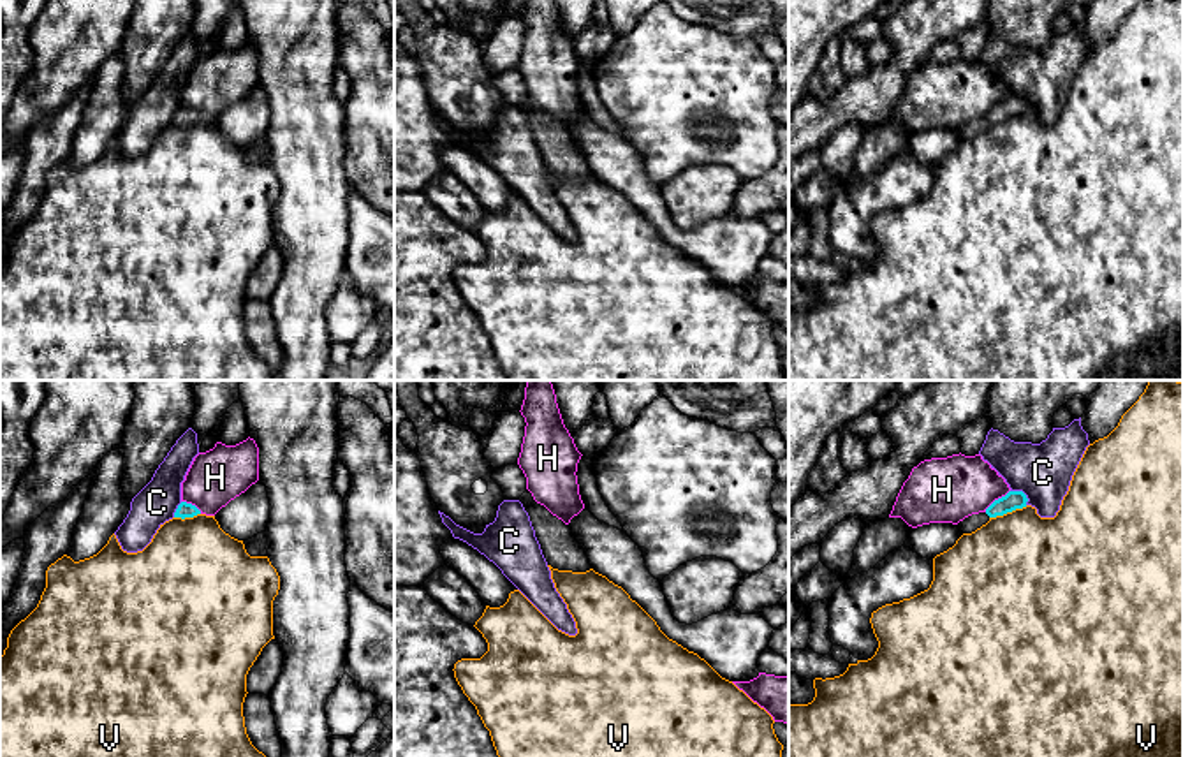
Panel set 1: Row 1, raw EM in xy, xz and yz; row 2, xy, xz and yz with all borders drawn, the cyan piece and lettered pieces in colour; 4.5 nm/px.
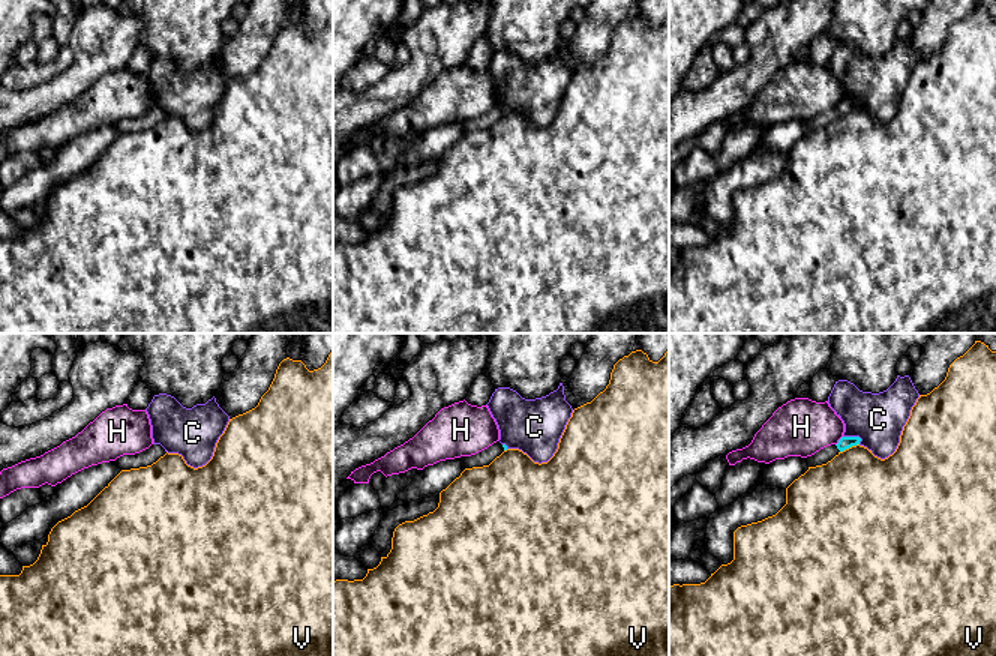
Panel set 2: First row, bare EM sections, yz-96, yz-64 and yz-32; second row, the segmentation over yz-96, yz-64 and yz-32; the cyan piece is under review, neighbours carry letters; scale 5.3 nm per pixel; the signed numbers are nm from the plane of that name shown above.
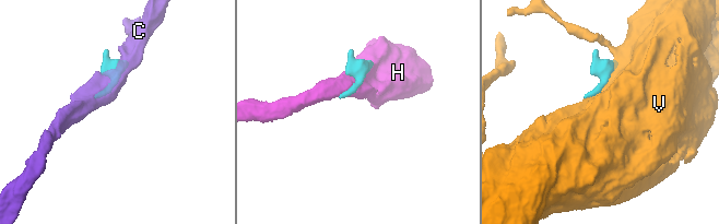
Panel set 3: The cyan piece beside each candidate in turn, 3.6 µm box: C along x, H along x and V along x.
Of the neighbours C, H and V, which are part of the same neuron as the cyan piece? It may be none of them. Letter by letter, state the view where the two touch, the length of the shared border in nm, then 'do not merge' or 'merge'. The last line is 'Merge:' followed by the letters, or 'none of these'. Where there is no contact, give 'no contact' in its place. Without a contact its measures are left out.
C: yz | 100 nm | do not merge
H: yz | 160 nm | do not merge
V: yz | 190 nm | do not merge
Merge: none of these

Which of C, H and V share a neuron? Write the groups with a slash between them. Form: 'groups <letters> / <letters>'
groups C / H / V

